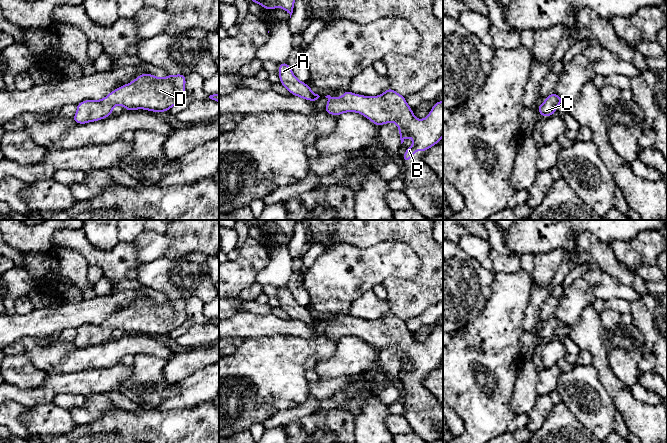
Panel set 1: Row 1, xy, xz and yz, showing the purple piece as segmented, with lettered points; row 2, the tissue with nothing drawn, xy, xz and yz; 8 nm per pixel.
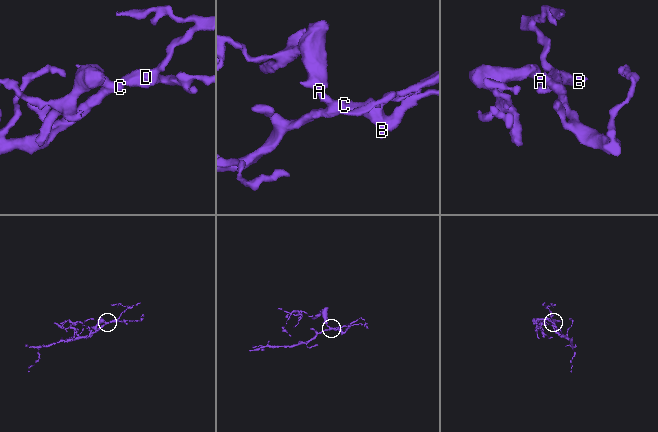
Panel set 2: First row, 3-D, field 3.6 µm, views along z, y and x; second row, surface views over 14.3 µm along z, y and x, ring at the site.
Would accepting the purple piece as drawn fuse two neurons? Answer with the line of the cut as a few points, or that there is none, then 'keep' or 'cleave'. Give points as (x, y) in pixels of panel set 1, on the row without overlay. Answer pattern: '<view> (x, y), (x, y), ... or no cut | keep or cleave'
no cut | keep

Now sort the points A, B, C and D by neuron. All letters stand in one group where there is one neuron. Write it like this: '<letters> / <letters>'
A B C D

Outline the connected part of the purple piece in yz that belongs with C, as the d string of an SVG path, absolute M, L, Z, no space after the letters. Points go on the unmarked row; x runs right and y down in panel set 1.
M555 316L549 318L542 329L536 330L536 333L540 339L544 341L549 341L556 338L556 331L562 328L564 324L559 321Z

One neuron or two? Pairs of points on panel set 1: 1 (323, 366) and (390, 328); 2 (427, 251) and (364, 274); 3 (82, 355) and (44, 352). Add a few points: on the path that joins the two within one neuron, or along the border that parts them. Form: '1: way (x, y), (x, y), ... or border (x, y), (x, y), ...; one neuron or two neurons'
1: border (343, 336), (359, 336), (378, 350); two neurons
2: border (398, 241), (420, 259), (421, 269), (411, 278); two neurons
3: way (73, 355), (53, 355); one neuron

